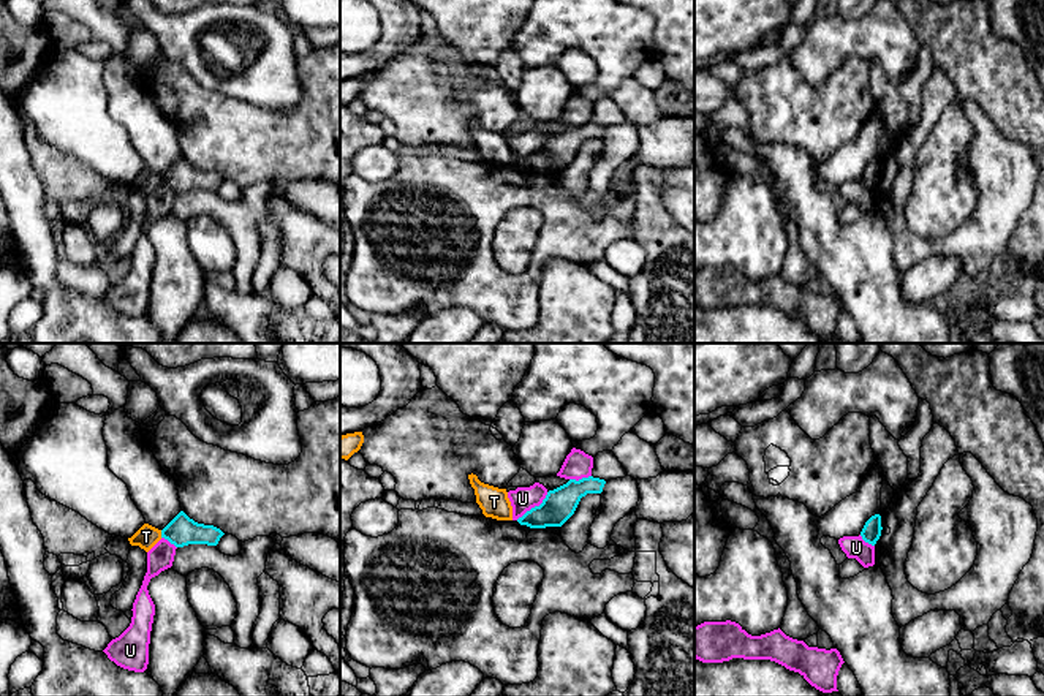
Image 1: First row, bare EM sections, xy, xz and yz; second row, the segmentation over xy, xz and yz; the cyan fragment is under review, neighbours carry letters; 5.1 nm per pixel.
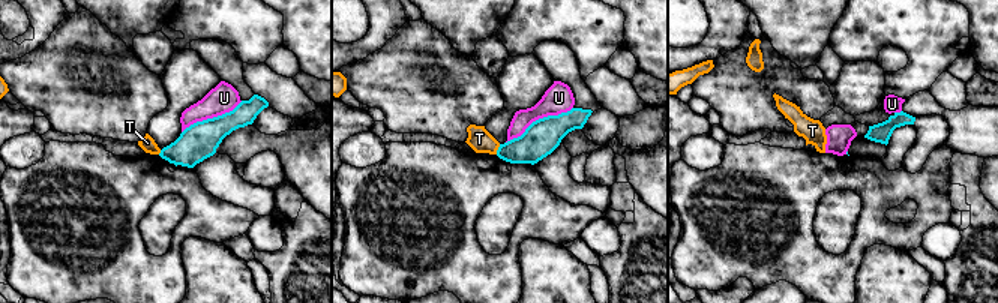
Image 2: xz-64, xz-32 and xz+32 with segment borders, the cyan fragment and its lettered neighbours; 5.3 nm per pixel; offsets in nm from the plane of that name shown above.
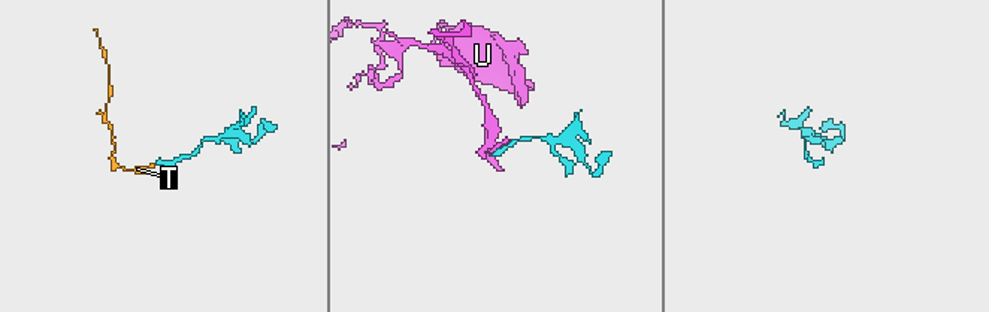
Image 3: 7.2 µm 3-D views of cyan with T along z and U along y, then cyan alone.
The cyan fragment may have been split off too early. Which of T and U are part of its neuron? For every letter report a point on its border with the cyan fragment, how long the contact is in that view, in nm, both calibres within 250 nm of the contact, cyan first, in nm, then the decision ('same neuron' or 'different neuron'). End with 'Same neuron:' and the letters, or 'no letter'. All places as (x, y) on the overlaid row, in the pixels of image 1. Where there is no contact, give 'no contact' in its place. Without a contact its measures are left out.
T: xy (162, 533) | 40 nm | 150/110 nm | different neuron
U: xz (535, 506) | 220 nm | 160/120 nm | different neuron
Same neuron: no letter

